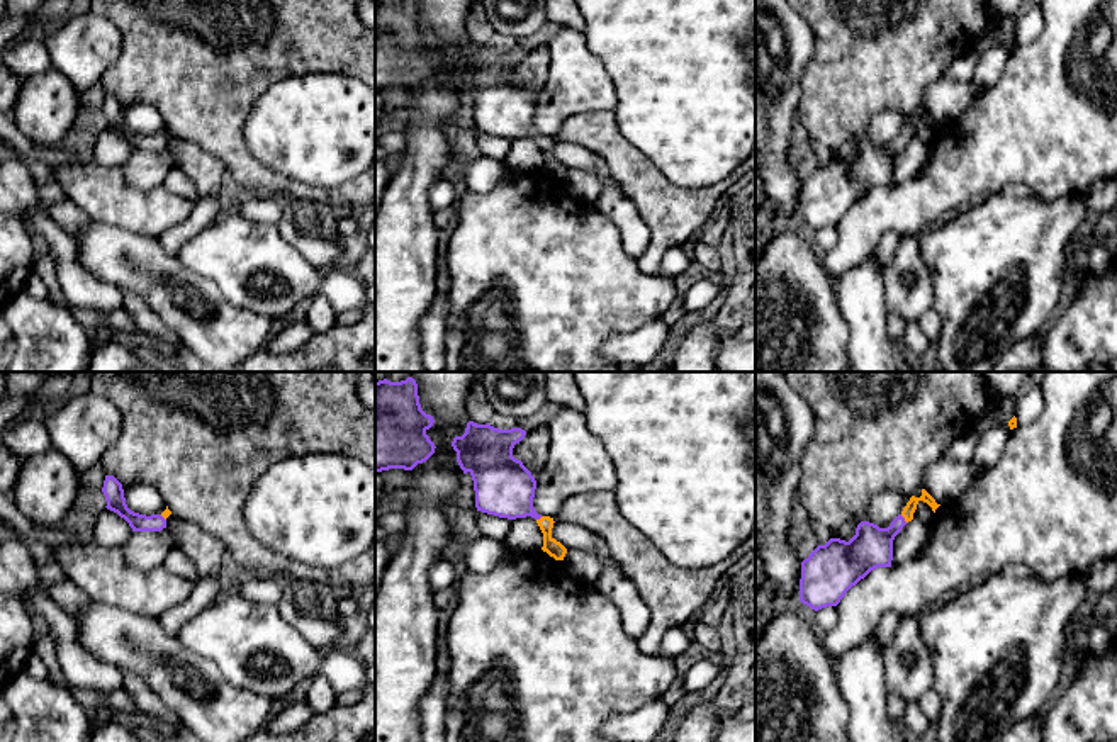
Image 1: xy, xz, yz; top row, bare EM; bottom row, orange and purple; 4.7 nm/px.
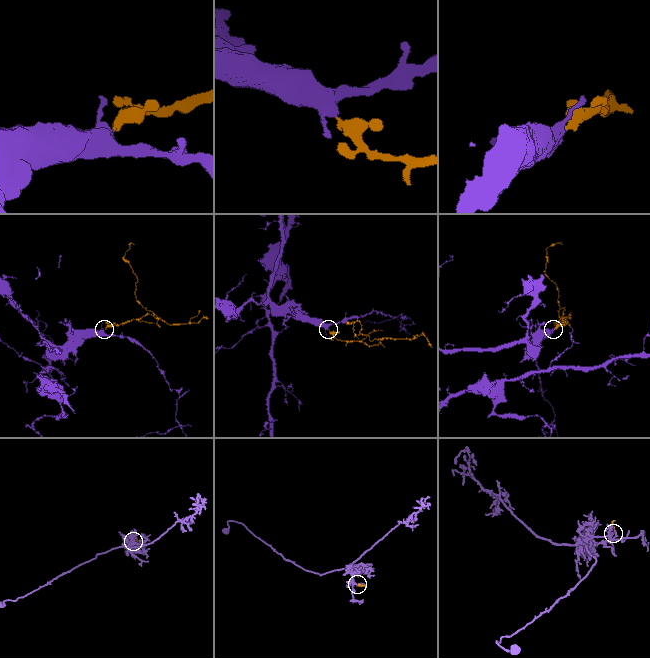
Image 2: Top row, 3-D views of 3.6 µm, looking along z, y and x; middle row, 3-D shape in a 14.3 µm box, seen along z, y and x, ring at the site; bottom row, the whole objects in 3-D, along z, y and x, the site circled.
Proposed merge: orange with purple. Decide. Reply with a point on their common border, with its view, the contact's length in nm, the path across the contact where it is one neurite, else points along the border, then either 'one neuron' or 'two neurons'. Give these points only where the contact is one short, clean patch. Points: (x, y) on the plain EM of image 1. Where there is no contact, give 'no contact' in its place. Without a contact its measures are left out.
yz (903, 136) | 50 nm | across yz (909, 129), (903, 136), (871, 167) | one neuron

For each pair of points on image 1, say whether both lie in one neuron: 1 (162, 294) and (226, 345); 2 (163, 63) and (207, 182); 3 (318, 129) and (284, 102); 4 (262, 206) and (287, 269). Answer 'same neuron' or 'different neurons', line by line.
1: same neuron
2: different neurons
3: same neuron
4: different neurons

